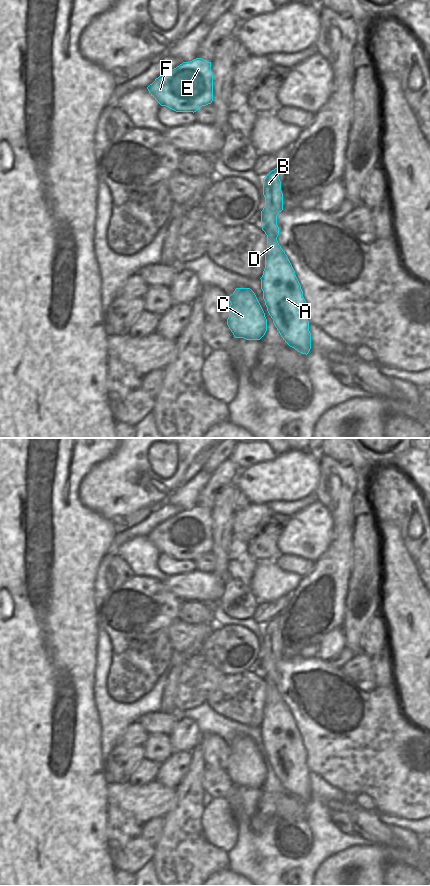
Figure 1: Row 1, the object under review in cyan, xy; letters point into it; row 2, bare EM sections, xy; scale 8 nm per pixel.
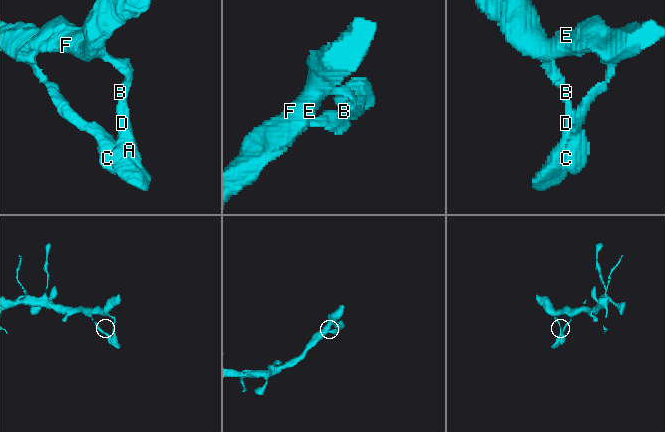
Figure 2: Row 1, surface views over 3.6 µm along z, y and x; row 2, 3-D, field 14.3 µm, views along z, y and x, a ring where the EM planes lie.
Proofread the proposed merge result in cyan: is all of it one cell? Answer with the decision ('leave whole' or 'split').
leave whole

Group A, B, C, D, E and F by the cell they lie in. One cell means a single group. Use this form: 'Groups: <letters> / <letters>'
Groups: A B C D E F.

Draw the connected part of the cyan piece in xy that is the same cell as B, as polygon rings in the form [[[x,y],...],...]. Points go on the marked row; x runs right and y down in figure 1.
[[[279,167],[263,178],[263,195],[265,207],[261,211],[261,227],[267,235],[265,269],[260,278],[263,299],[283,340],[307,355],[311,349],[307,303],[295,271],[277,241],[277,215],[283,210]]]

